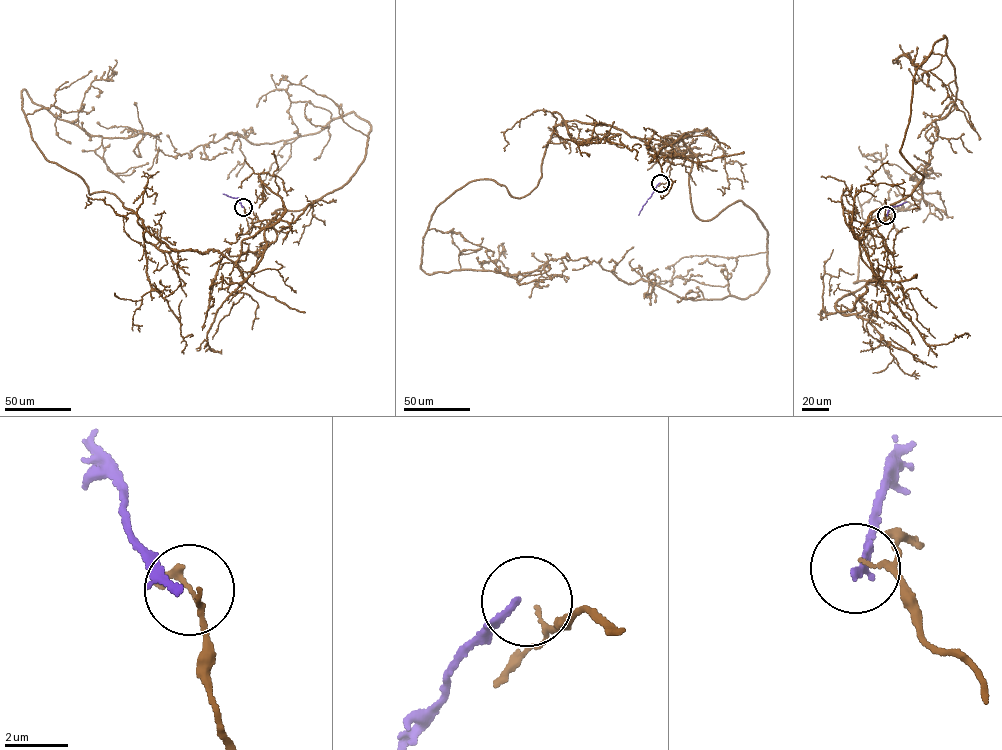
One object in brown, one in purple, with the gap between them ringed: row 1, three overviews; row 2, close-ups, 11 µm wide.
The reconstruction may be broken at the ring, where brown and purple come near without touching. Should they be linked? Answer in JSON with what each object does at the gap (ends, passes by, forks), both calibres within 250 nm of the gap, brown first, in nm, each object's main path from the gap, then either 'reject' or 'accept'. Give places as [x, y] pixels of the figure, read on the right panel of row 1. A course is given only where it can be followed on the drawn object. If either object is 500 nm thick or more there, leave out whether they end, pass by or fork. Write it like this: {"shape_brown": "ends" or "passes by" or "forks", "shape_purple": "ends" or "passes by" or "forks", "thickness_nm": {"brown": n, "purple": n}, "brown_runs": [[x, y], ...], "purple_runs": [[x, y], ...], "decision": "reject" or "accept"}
{"shape_brown": "ends", "shape_purple": "ends", "thickness_nm": {"brown": 100, "purple": 200}, "brown_runs": [[886, 215], [885, 239], [859, 244], [878, 280], [840, 312], [882, 280], [854, 284], [859, 254], [913, 191]], "purple_runs": [[886, 215], [890, 207], [906, 202]], "decision": "reject"}

